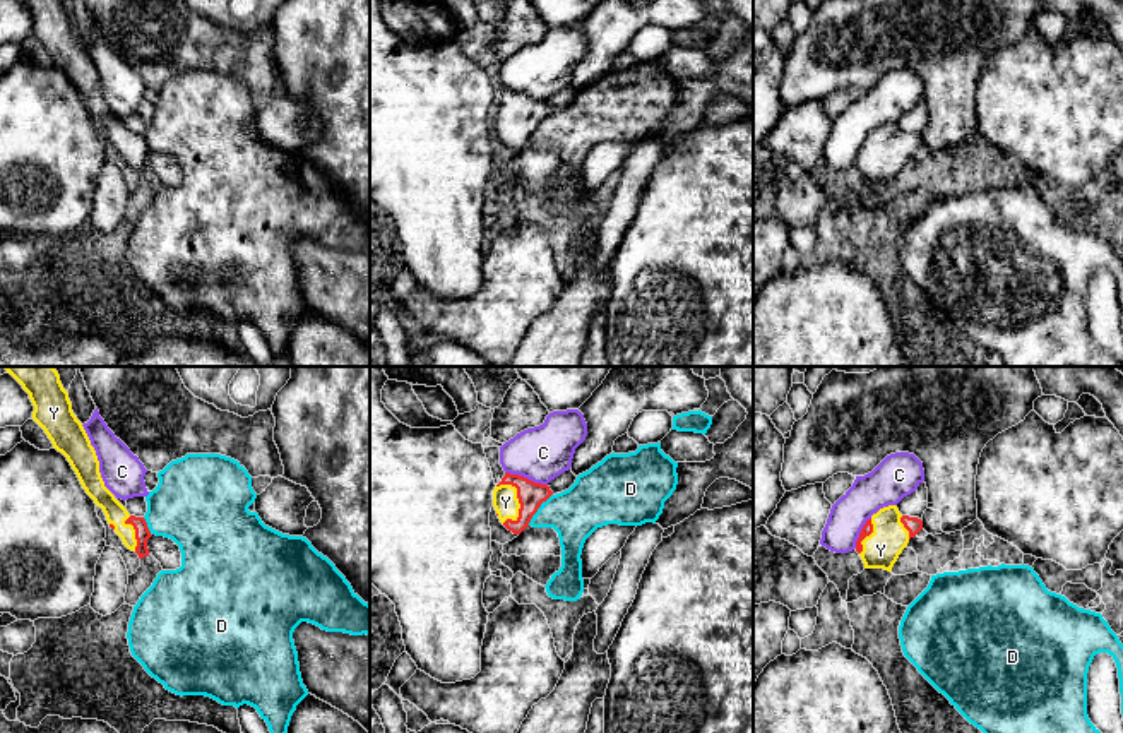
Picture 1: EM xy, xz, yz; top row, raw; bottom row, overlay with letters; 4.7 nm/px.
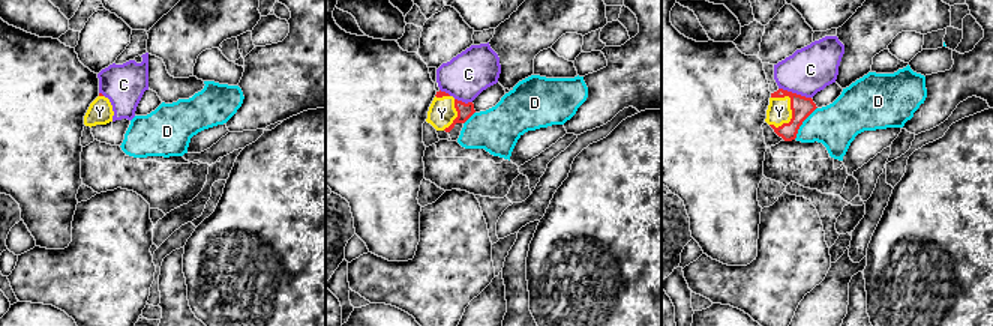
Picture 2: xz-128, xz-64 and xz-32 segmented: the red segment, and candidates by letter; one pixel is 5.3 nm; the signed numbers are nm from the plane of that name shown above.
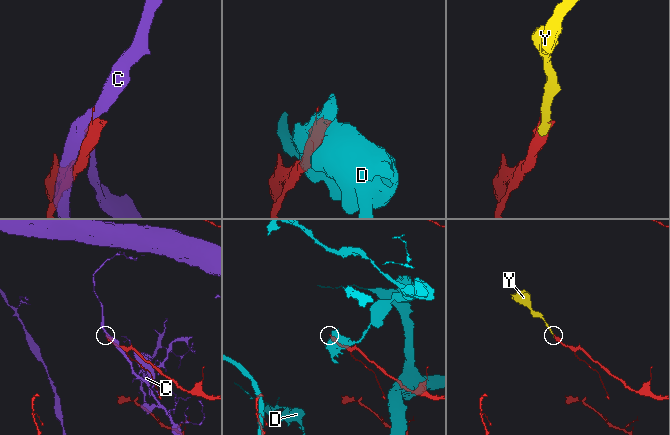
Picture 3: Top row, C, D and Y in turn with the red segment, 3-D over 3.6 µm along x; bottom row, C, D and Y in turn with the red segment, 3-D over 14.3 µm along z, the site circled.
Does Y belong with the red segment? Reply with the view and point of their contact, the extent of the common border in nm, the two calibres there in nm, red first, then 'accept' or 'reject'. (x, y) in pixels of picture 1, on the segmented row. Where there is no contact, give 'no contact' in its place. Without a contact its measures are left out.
xz (521, 507) | 200 nm | 120/120 nm | accept

